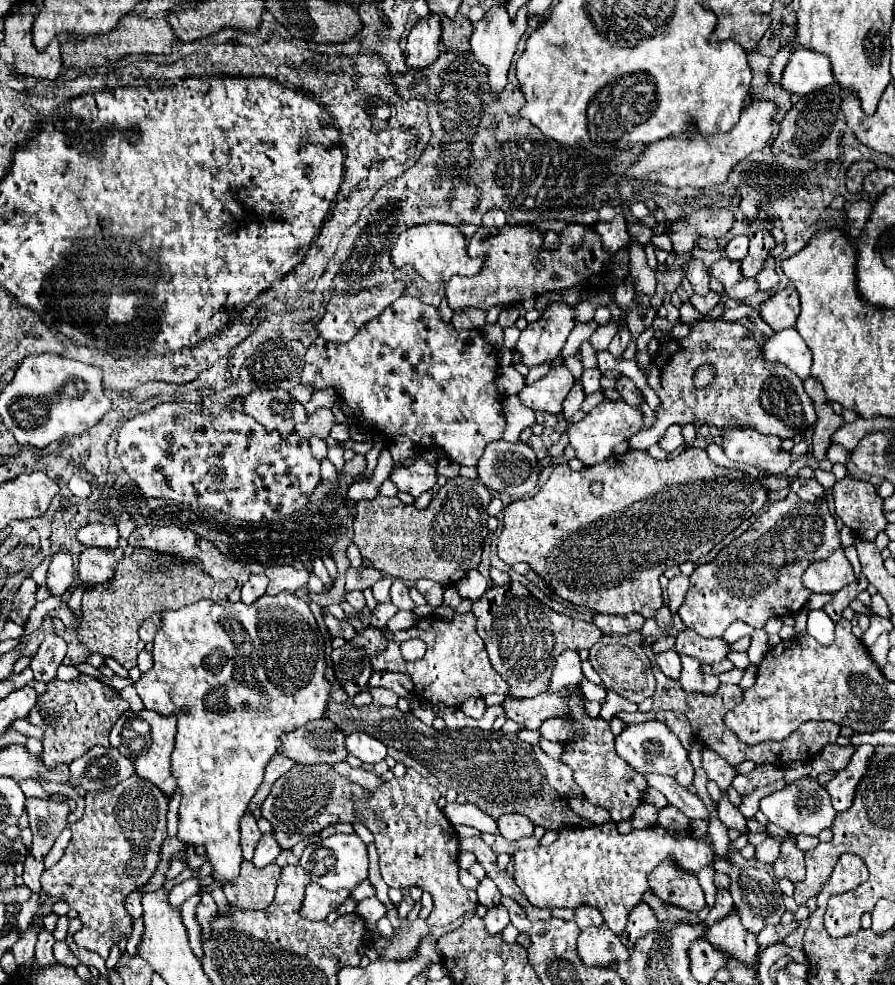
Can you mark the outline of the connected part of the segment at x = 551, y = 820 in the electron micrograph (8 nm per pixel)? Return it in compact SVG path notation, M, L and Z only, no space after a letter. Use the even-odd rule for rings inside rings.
M329 700L325 718L333 720L333 724L347 732L347 736L353 732L369 732L387 748L403 750L407 756L402 763L406 767L418 771L422 775L421 778L428 780L431 785L453 788L457 790L457 794L465 794L467 802L479 806L493 820L503 814L519 812L529 816L533 824L541 824L547 830L561 830L563 826L593 826L591 820L585 820L575 814L569 808L569 802L547 784L545 770L535 758L533 748L527 742L519 740L517 734L479 728L439 732L433 726L425 726L411 712L401 712L397 708L385 708L375 704L339 704L335 700Z

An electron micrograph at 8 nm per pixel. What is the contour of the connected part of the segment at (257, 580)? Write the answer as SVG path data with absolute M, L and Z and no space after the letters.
M259 574L259 576L251 576L245 584L243 584L243 588L241 588L241 600L245 602L245 604L253 604L261 594L265 594L265 590L267 590L267 580L265 580L265 576L263 574Z

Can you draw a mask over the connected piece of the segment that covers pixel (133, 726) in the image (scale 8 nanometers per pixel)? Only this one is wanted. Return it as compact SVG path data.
M141 710L141 712L125 712L117 724L113 726L109 734L109 742L113 748L117 748L125 758L133 760L135 764L135 774L139 778L145 778L153 786L157 786L161 792L165 792L167 798L171 798L177 790L177 784L171 774L171 752L175 744L175 734L177 734L177 716L161 716L151 710Z

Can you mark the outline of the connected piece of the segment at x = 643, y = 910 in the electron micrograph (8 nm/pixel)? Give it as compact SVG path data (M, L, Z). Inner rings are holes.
M643 902L639 906L635 906L629 914L629 922L625 932L621 934L621 942L631 950L633 944L645 936L647 932L655 932L657 930L657 918L653 916L653 910Z

